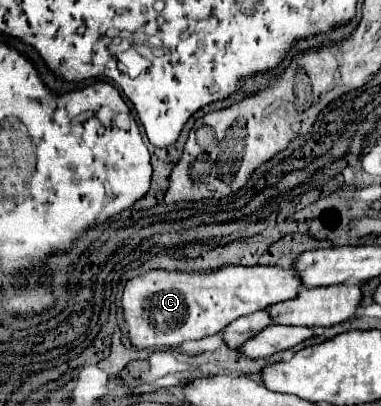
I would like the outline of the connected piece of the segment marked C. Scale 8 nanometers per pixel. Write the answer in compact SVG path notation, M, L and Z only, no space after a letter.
M223 266L209 272L149 270L125 284L121 306L127 336L139 350L173 348L187 340L219 334L239 316L253 314L271 304L295 298L301 282L293 270L275 266Z

